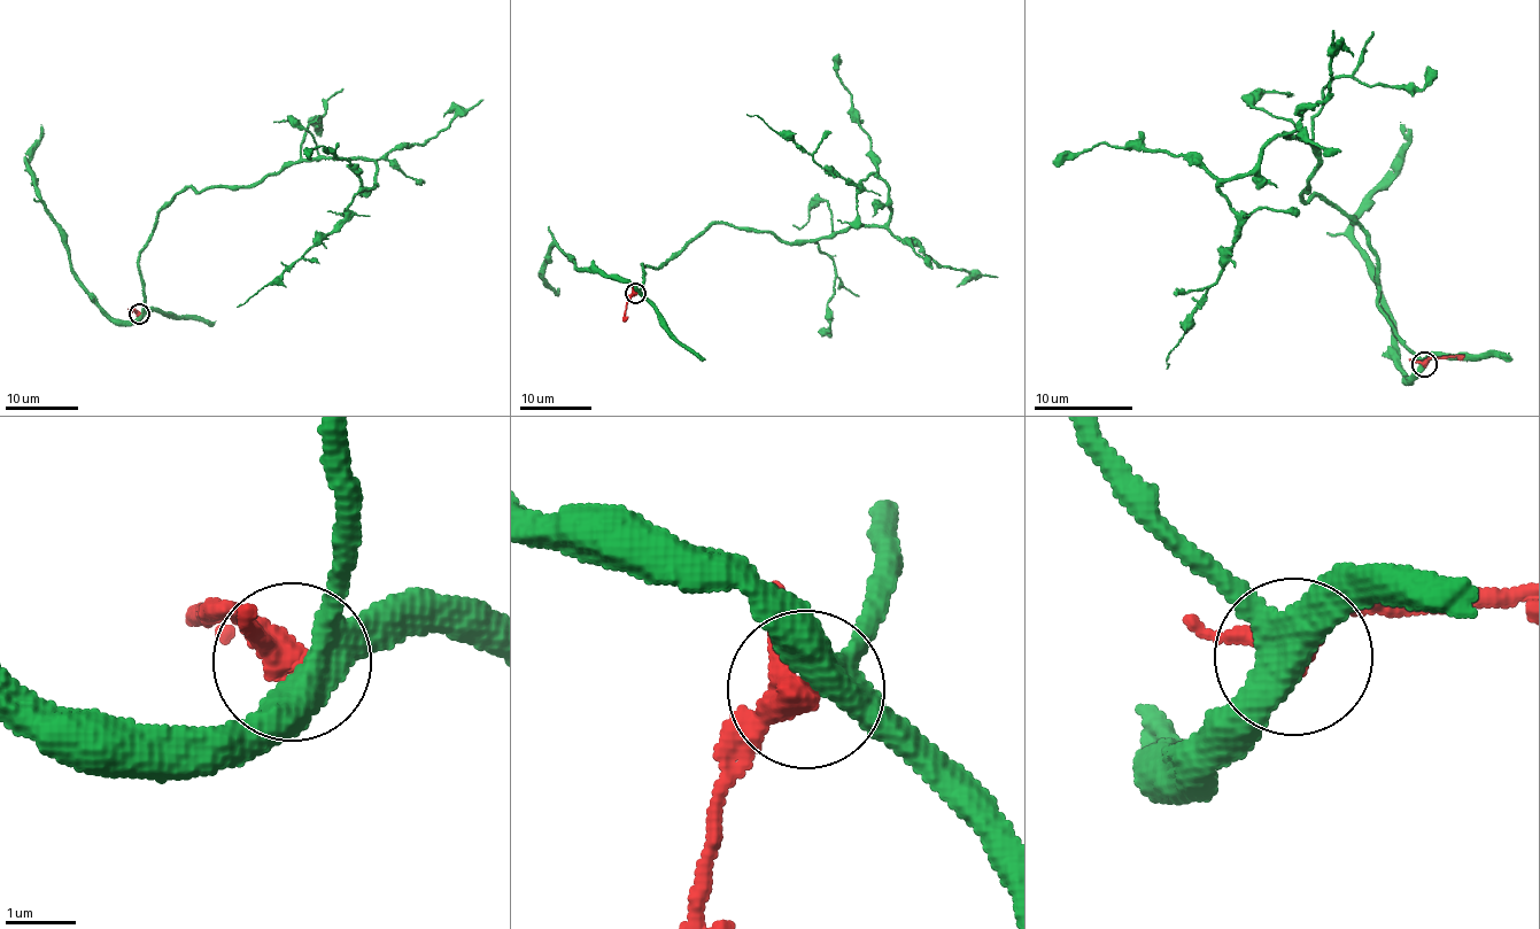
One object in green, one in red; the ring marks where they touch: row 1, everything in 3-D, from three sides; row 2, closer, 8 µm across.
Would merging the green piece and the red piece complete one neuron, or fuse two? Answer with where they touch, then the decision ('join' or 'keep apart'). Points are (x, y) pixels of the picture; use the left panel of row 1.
place (139, 314); keep apart

